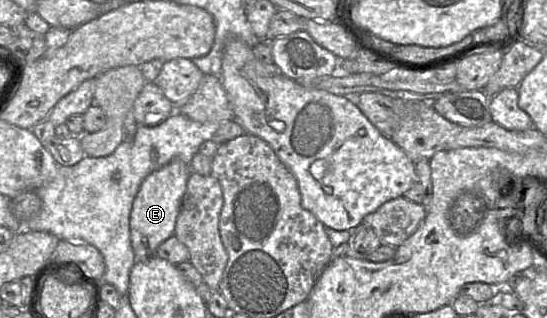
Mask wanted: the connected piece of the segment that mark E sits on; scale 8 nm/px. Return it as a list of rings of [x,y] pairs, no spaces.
[[[174,158],[143,180],[130,213],[130,239],[135,262],[144,262],[156,256],[158,246],[174,235],[176,220],[191,173],[191,164],[189,166],[181,159]]]

